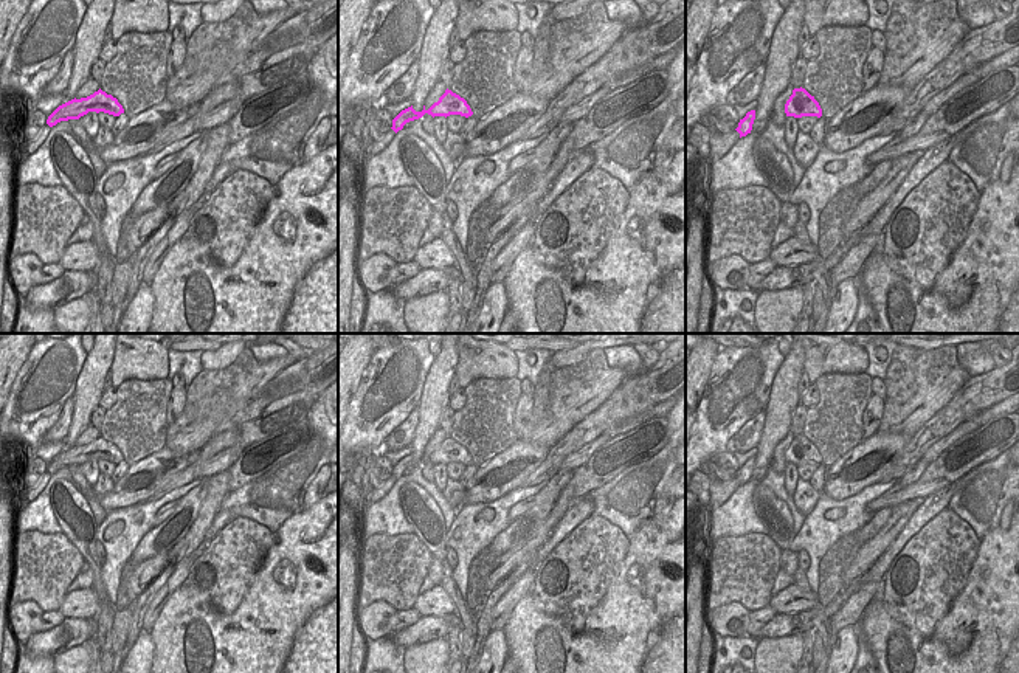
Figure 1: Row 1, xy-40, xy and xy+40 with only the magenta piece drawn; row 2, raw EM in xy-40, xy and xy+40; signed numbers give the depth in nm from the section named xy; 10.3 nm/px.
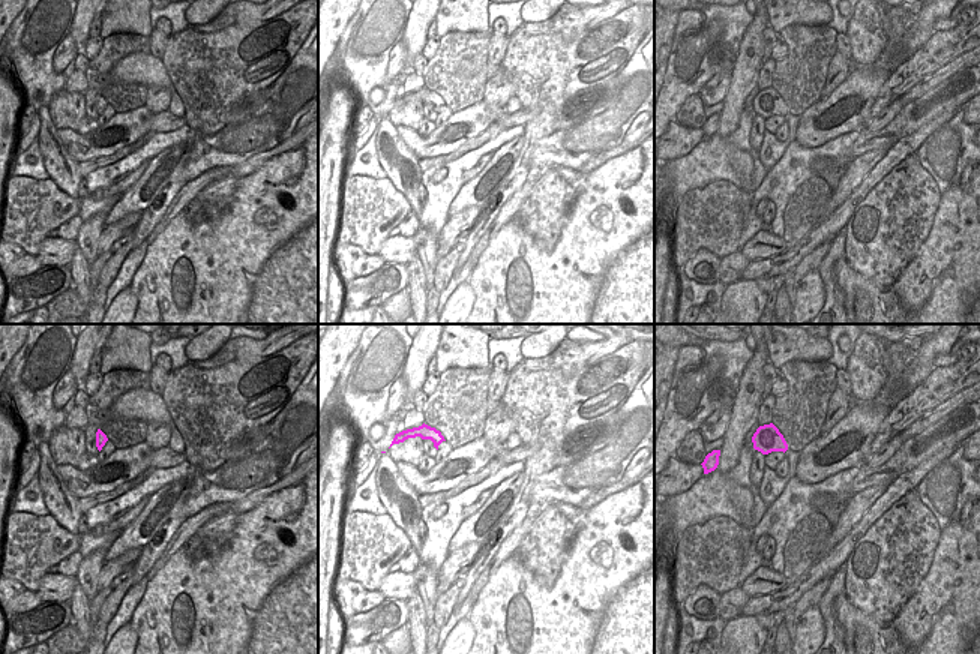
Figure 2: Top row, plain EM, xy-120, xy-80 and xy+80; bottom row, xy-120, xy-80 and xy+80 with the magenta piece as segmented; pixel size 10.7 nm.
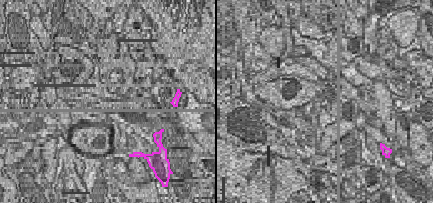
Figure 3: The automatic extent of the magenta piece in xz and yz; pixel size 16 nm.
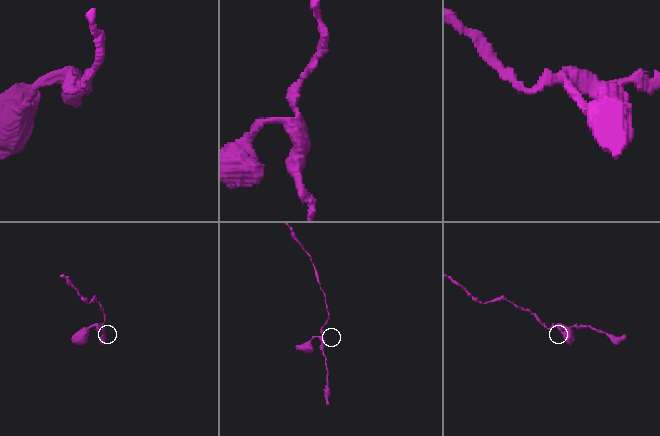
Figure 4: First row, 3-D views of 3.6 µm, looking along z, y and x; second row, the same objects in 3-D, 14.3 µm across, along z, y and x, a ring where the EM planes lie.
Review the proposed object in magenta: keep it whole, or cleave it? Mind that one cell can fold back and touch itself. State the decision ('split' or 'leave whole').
leave whole

